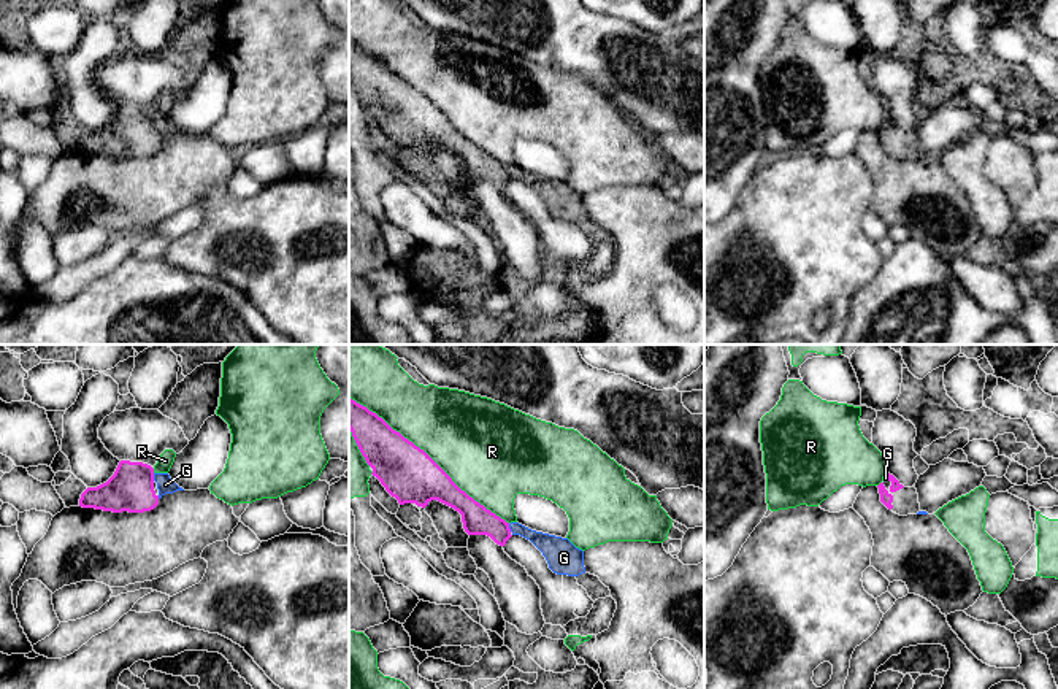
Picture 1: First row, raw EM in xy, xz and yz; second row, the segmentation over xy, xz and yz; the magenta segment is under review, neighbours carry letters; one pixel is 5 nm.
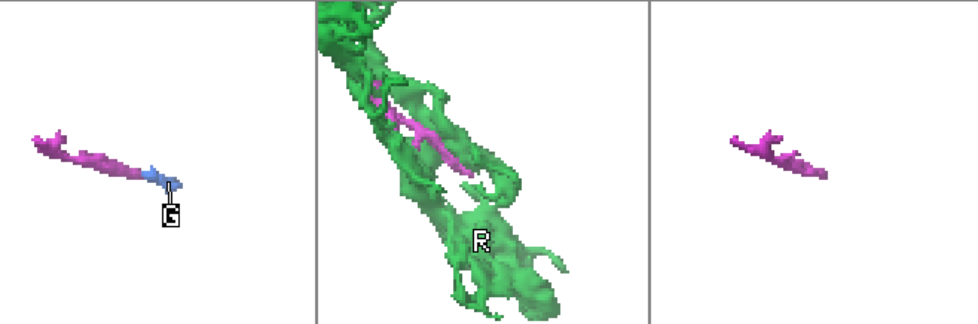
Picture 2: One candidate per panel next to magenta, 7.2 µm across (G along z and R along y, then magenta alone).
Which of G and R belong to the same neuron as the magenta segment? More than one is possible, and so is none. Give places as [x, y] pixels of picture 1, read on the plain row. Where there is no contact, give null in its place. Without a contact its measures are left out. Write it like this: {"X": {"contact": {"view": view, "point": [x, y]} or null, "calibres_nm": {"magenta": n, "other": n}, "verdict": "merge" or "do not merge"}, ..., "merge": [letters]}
{"G": {"contact": {"view": "xy", "point": [153, 121]}, "calibres_nm": {"magenta": 220, "other": 90}, "verdict": "merge"}, "R": {"contact": {"view": "xz", "point": [430, 102]}, "calibres_nm": {"magenta": 280, "other": 440}, "verdict": "do not merge"}, "merge": ["G"]}

